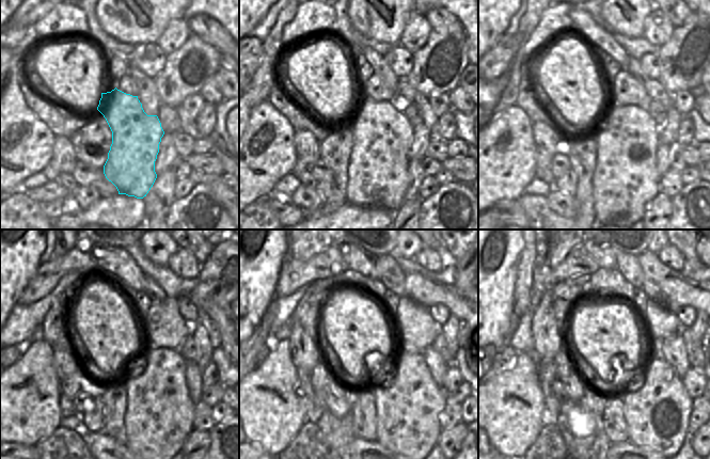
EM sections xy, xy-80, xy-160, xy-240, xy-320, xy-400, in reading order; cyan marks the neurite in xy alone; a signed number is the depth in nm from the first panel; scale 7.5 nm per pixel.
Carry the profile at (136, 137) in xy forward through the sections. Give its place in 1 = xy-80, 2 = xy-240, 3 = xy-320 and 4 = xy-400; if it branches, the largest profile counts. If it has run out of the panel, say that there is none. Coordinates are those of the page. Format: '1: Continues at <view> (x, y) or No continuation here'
1: Continues at xy-80 (377, 176)
2: Continues at xy-240 (159, 415)
3: Continues at xy-320 (408, 401)
4: Continues at xy-400 (657, 409)

